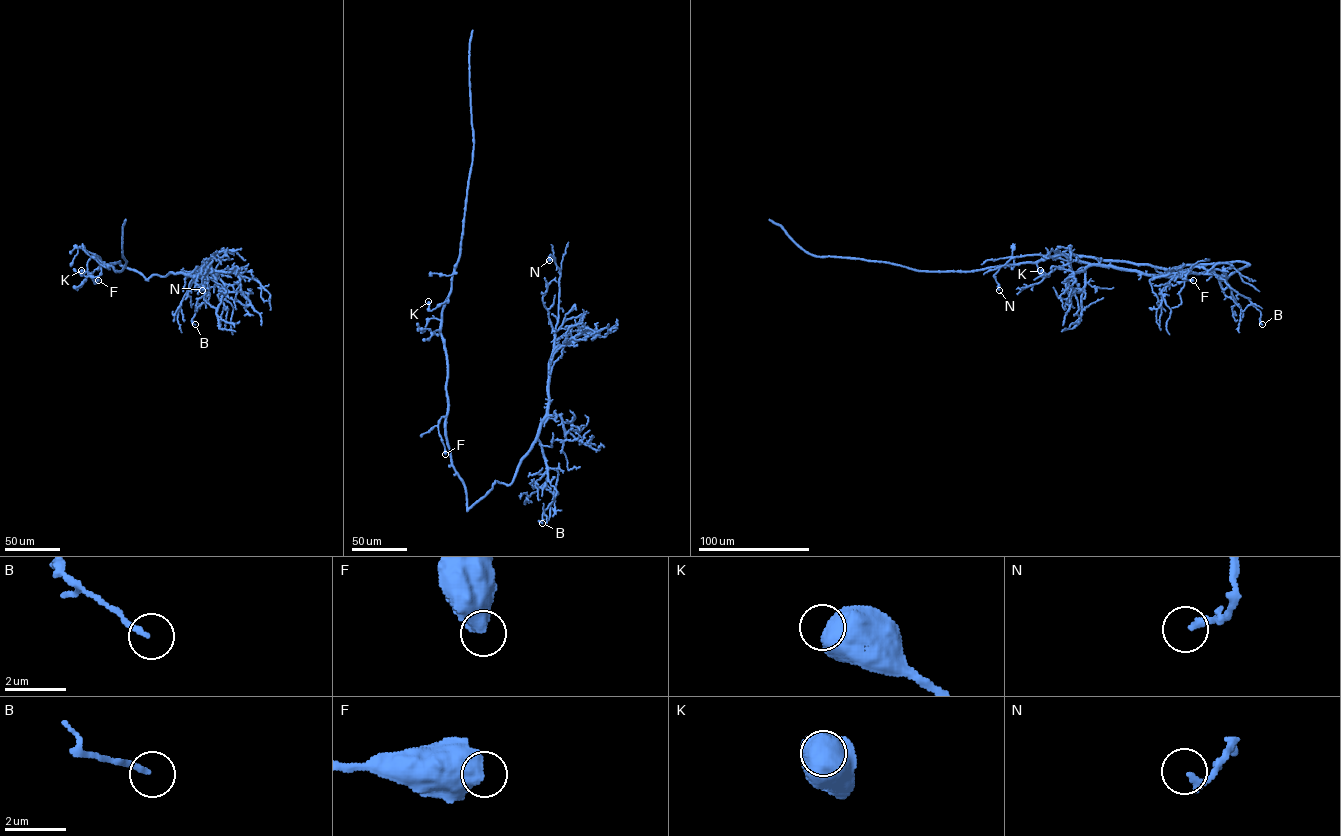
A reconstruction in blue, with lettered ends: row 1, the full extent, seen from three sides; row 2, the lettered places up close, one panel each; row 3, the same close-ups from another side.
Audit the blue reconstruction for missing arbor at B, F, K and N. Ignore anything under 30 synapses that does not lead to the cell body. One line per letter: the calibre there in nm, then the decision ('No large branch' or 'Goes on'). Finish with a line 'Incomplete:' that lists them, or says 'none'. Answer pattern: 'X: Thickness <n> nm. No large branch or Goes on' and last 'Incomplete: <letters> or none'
B: Thickness 160 nm. No large branch
F: Thickness 750 nm. No large branch
K: Thickness 750 nm. No large branch
N: Thickness 220 nm. No large branch
Incomplete: none

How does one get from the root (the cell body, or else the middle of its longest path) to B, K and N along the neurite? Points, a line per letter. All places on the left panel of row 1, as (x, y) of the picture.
B: (98, 269), (119, 261), (148, 280), (154, 275), (190, 274), (198, 267), (210, 288), (197, 301), (195, 324)
K: (98, 269), (100, 259), (93, 254), (101, 263), (101, 273), (86, 277), (81, 270)
N: (98, 269), (119, 261), (147, 280), (169, 273), (198, 275), (212, 255), (213, 261), (202, 279), (202, 290)

